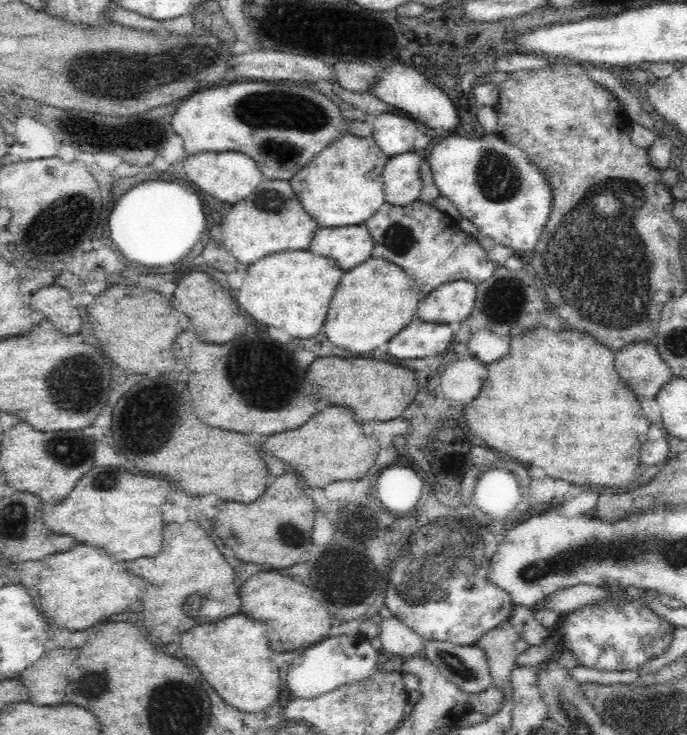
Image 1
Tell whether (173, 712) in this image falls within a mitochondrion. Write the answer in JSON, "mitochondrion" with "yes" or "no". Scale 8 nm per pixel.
{"mitochondrion":"yes"}

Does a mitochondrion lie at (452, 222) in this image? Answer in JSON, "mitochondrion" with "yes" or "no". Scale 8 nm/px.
{"mitochondrion":"no"}

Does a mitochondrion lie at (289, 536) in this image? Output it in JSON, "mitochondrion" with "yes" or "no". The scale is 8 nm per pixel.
{"mitochondrion":"yes"}

